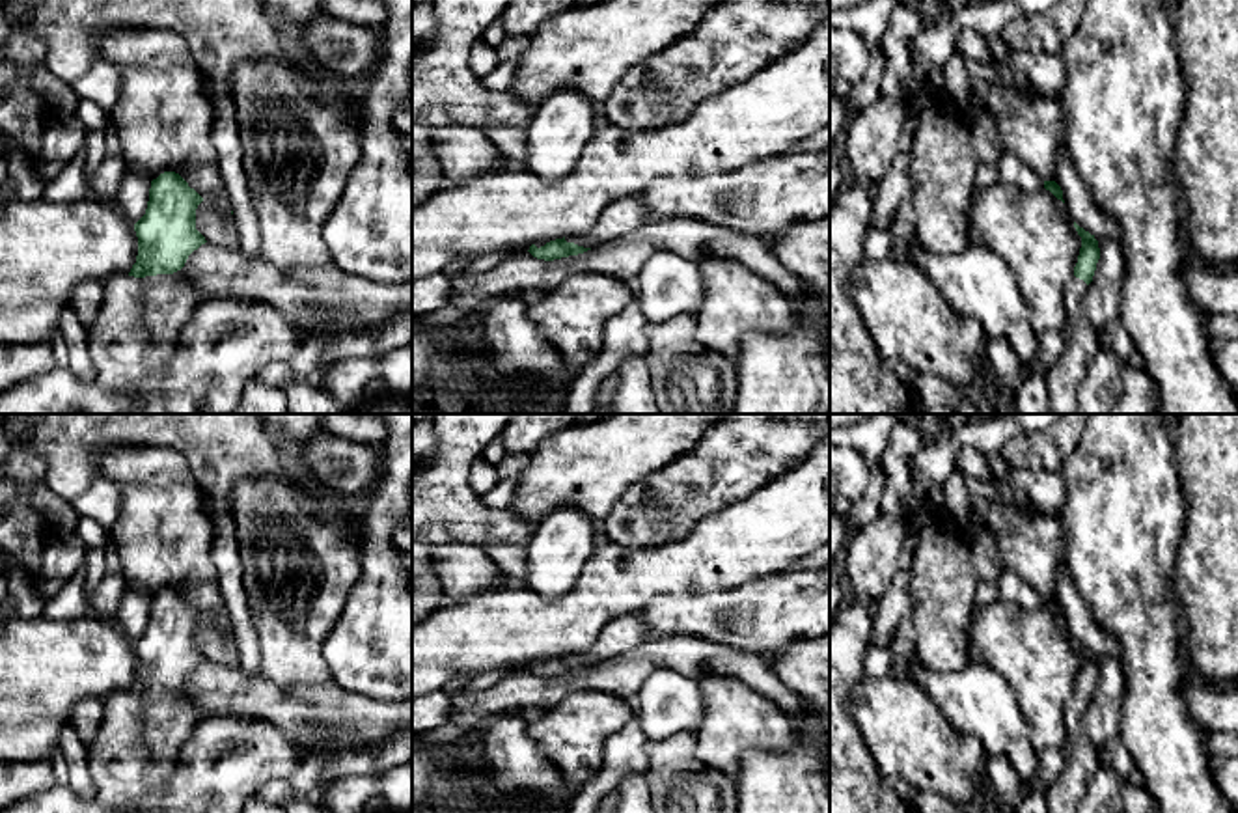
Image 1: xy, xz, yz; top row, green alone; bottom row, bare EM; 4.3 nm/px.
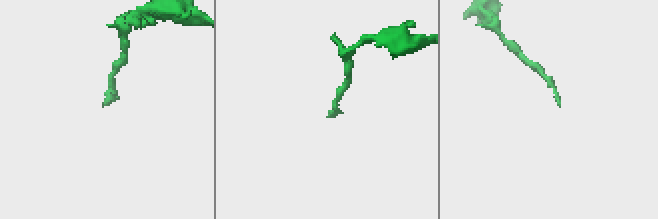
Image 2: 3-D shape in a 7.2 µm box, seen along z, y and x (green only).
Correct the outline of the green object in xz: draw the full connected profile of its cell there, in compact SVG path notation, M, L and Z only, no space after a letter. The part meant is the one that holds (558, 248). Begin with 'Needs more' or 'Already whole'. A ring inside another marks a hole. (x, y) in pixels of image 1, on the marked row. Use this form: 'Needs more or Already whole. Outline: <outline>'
Needs more. Outline: M628 196L613 201L585 235L537 242L531 244L528 252L544 261L578 255L598 244L628 235L647 222L651 222L651 216L640 198Z

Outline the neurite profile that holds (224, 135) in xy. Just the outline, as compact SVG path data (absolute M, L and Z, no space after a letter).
M207 78L207 84L216 114L211 142L218 155L218 172L239 231L241 254L246 261L255 261L261 248L261 231L242 168L242 144L239 138L233 99L227 84L222 80Z

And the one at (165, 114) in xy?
M116 28L103 35L99 60L112 63L121 75L119 99L106 116L121 140L127 172L144 172L151 181L164 172L179 173L203 198L196 209L196 229L214 246L241 250L211 142L216 114L207 76L185 37L168 28Z

